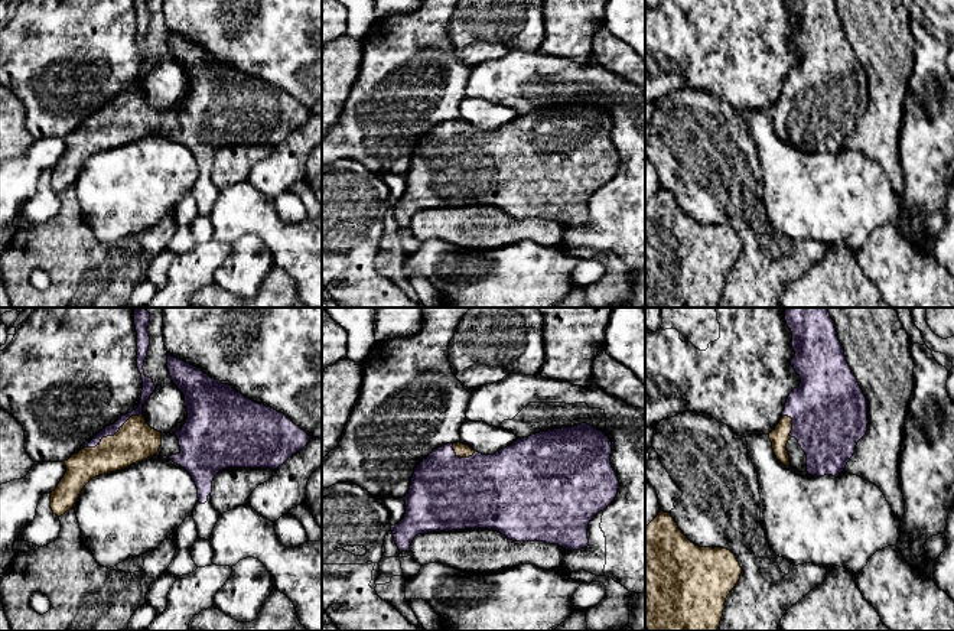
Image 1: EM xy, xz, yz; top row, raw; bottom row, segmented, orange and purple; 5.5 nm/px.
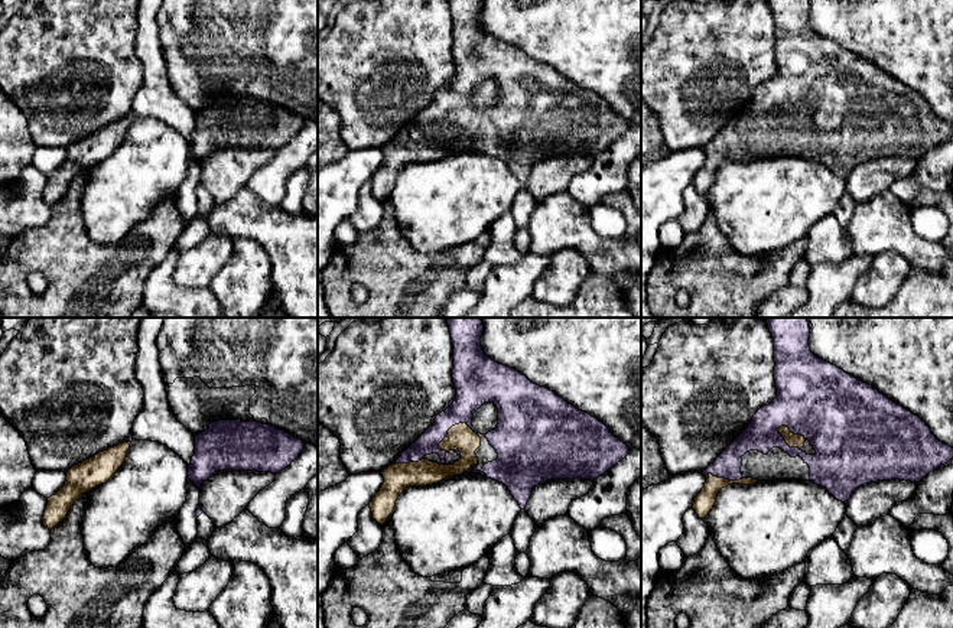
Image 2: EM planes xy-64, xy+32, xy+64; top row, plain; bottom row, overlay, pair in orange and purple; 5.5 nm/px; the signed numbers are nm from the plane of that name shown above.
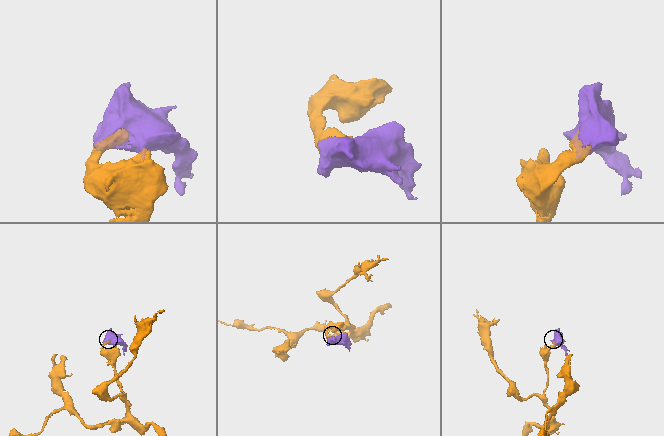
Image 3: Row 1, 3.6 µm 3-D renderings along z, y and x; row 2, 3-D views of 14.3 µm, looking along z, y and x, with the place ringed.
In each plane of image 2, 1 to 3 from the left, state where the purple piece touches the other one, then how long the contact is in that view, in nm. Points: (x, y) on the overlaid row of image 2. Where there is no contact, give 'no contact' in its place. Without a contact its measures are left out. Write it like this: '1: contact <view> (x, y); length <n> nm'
1: no contact
2: contact xy+32 (449, 429); length 220 nm
3: contact xy+64 (784, 439); length 180 nm

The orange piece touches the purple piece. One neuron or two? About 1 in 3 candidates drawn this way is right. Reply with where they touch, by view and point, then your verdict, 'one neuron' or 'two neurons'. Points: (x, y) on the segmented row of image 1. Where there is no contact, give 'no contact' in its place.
xy (116, 433) | one neuron

